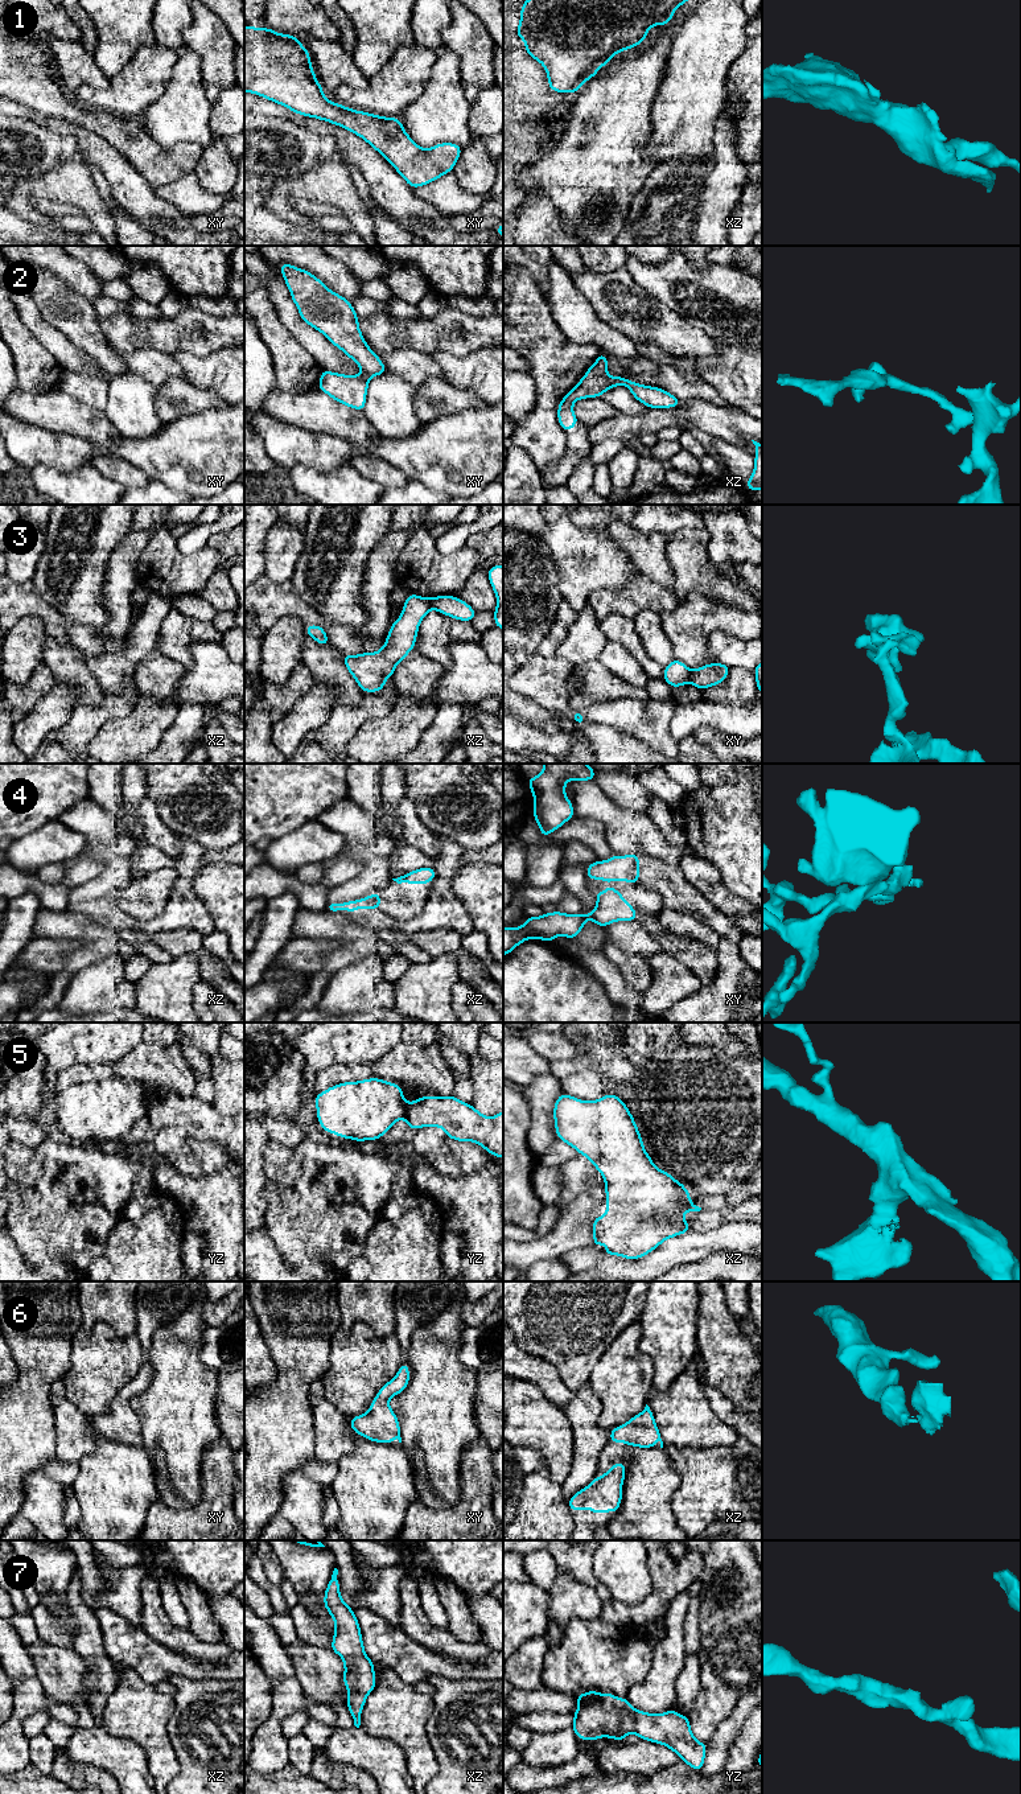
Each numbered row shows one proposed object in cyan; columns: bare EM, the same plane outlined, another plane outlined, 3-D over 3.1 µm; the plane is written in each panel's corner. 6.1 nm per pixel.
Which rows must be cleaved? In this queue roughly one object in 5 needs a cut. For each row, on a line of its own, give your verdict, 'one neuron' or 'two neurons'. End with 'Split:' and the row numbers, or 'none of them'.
1: one neuron
2: two neurons
3: two neurons
4: one neuron
5: one neuron
6: one neuron
7: one neuron
Split: 2, 3

